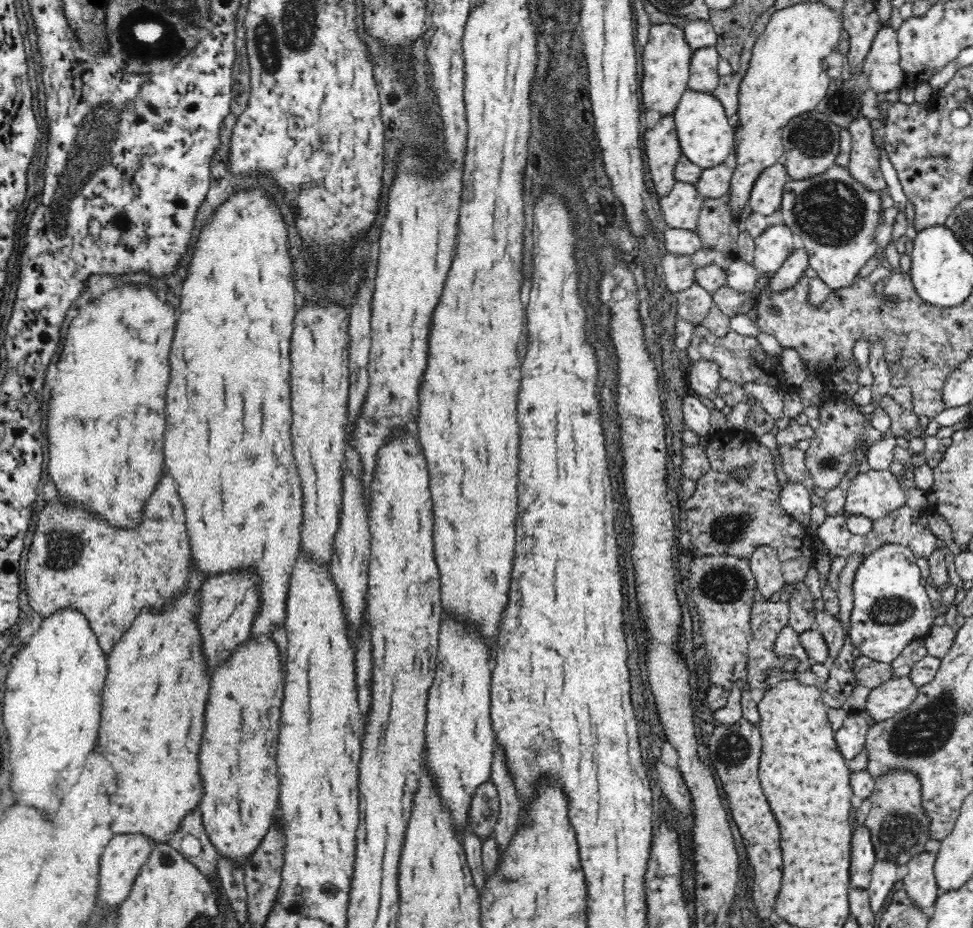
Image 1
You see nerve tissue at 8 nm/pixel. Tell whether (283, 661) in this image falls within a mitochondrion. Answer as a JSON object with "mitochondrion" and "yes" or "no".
{"mitochondrion":"no"}

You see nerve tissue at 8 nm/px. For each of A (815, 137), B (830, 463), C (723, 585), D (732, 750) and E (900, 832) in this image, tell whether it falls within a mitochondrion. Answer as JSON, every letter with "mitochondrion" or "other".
{"A":"mitochondrion","B":"mitochondrion","C":"mitochondrion","D":"mitochondrion","E":"mitochondrion"}

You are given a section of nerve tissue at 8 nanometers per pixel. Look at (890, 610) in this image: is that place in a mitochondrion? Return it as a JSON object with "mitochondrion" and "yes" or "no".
{"mitochondrion":"yes"}

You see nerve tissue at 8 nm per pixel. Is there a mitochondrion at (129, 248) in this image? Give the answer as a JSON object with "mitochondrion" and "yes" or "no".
{"mitochondrion":"no"}

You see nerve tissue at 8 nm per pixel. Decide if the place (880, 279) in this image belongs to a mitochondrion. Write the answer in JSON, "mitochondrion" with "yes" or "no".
{"mitochondrion":"no"}

